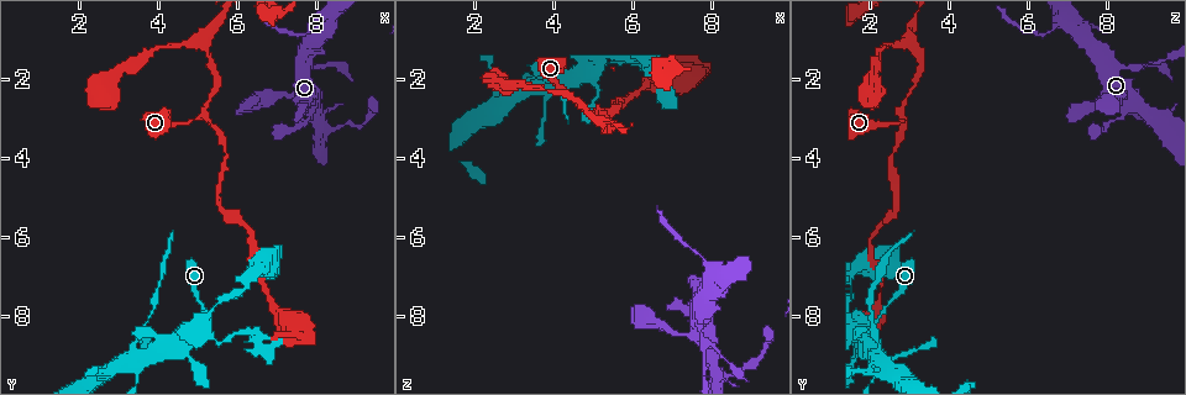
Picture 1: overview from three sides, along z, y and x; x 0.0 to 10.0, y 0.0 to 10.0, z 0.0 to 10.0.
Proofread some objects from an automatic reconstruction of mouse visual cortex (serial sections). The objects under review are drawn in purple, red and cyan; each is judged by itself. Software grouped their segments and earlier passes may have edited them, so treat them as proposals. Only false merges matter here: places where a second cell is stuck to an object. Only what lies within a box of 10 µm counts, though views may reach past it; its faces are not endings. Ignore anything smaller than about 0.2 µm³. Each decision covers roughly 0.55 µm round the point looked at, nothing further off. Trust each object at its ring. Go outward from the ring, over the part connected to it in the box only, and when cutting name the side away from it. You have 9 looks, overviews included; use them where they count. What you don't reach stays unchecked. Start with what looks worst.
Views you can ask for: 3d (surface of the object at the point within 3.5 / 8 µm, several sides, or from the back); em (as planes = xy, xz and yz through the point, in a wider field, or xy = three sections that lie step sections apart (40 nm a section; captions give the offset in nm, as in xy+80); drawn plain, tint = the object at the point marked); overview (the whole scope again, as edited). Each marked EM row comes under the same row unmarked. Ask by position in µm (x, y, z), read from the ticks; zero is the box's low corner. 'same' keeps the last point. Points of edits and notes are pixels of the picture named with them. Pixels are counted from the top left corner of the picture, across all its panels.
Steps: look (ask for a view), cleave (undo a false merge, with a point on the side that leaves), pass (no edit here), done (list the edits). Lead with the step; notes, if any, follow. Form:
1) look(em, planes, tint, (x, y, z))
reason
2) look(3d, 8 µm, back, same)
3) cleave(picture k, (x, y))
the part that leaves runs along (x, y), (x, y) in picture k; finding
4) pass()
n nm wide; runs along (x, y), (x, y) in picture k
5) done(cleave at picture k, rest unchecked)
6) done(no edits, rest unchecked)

look(3d, 8 µm, back, (5.15, 3.00, 2.80))
sharp bend

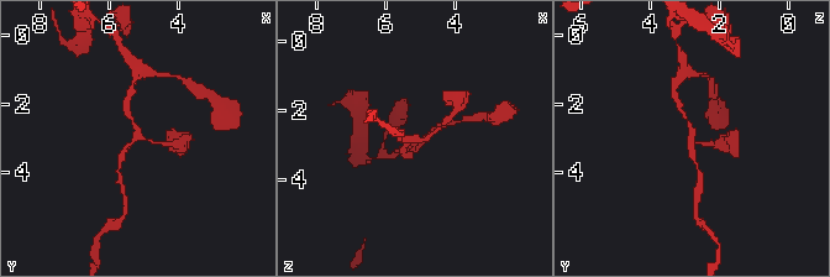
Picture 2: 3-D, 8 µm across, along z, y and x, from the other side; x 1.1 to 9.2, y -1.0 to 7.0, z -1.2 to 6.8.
look(3d, 3.5 µm, same)
zoom in

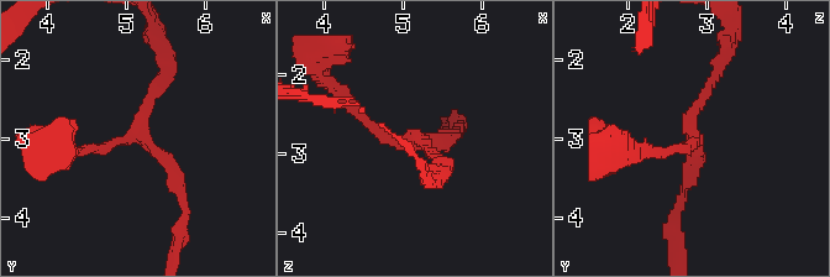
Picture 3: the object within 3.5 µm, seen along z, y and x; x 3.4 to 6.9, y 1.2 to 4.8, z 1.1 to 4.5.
look(em, planes, tint, (5.10, 2.95, 2.80))

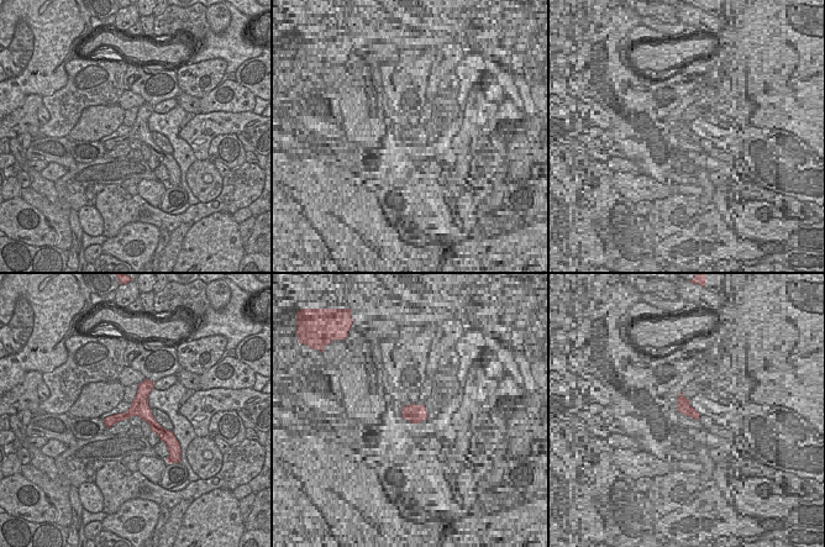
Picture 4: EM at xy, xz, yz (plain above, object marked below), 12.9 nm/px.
pass()
runs along (108, 420), (142, 413), (164, 435) in picture 4; all the same cell

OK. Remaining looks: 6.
look(3d, 3.5 µm, (5.05, 1.00, 3.05))
three arms meet

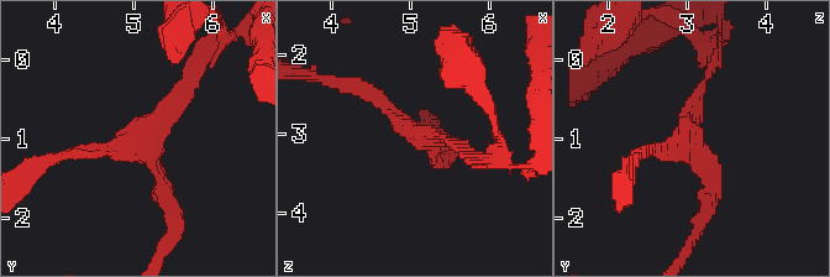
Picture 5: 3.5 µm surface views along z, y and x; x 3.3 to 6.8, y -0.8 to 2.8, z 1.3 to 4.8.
look(em, xy, step 3, tint, (5.15, 1.00, 3.05))
3 arms; arms of 100, 150, 200 nm

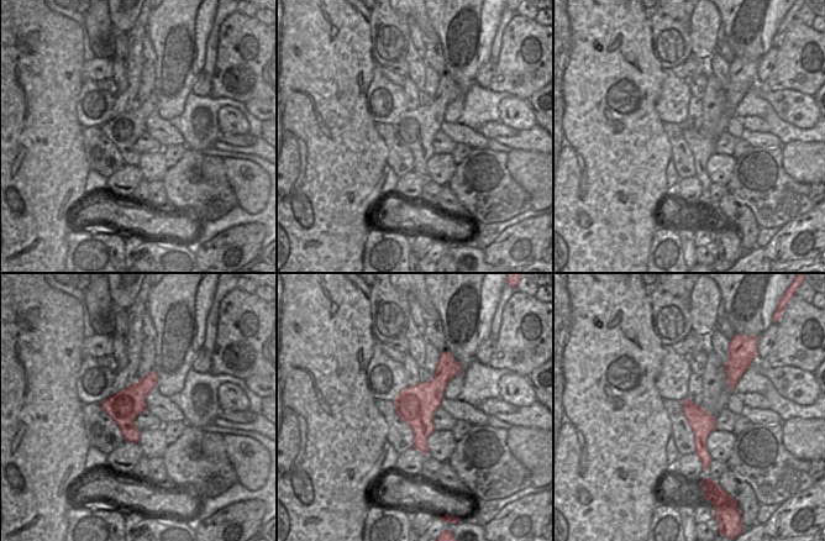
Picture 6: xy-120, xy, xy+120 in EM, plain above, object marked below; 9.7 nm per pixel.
pass()
runs along (686, 402), (700, 421), (707, 461) in picture 6; continuous, no second cell

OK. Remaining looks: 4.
look(3d, 3.5 µm, (7.85, 1.65, 9.10))
narrows sharply

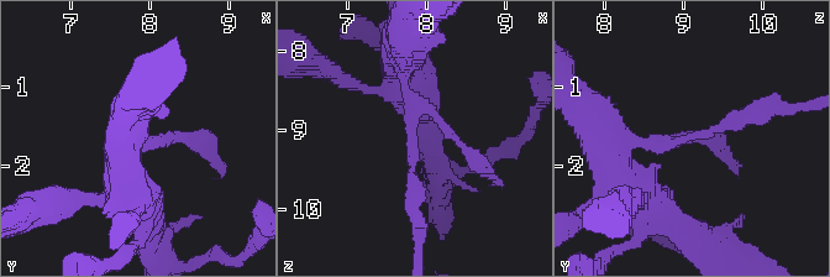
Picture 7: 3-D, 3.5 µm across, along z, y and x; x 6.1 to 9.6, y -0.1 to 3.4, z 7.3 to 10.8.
look(em, planes, tint, (7.85, 1.65, 9.10))
need the tissue

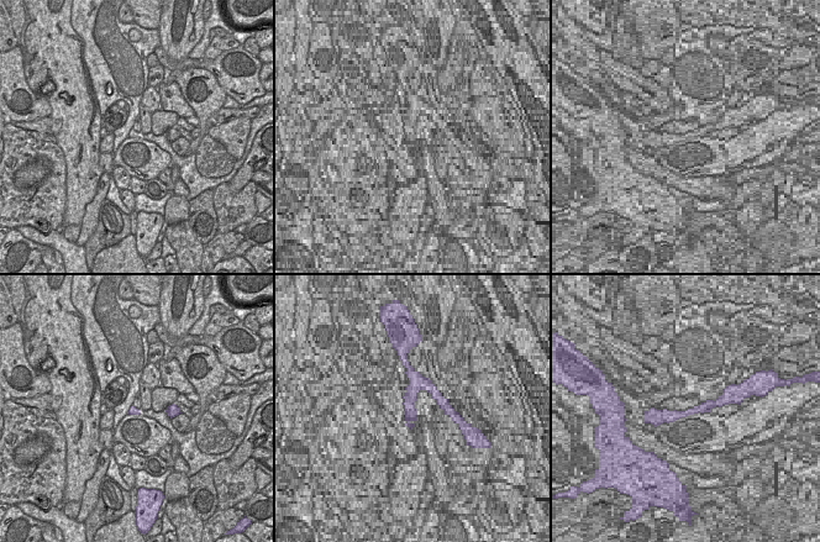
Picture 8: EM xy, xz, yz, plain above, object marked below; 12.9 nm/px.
pass()
runs along (609, 142), (678, 142), (761, 104) in picture 7; one cell here

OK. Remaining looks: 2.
look(3d, 8 µm, back, (5.40, 7.70, 1.40))
sudden change in width

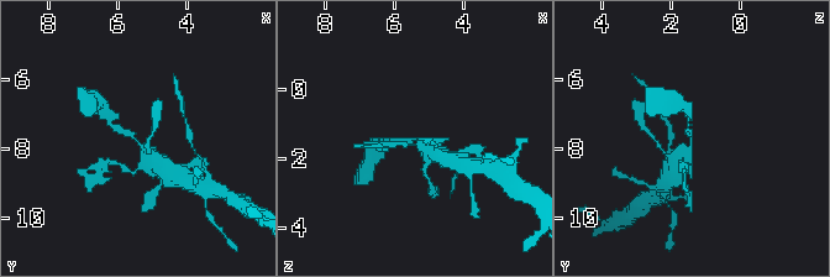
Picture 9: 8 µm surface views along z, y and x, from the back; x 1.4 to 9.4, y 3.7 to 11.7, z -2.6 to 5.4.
look(em, xy, step 2, tint, same)
arms of 150, 450 nm

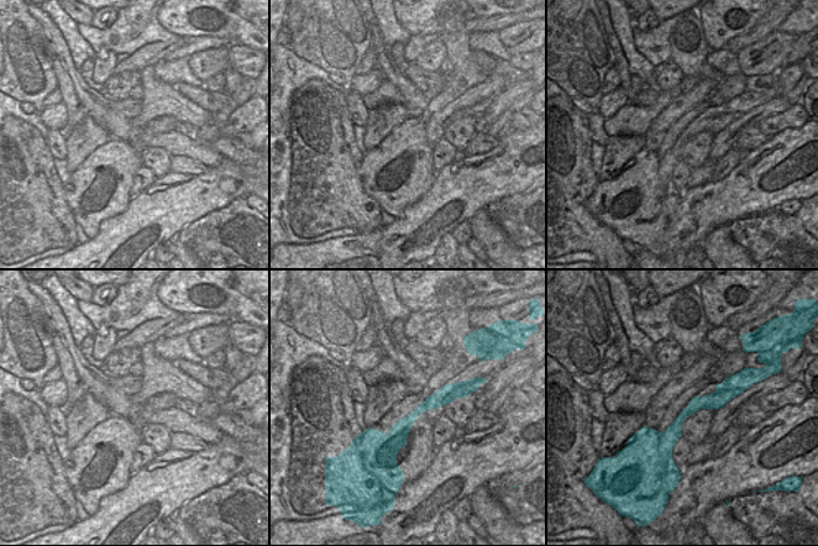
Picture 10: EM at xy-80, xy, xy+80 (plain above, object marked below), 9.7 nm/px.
pass()
runs along (456, 386), (391, 439), (365, 439) in picture 10; continuous, no second cell

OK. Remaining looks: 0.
done(no edits, rest unchecked)

